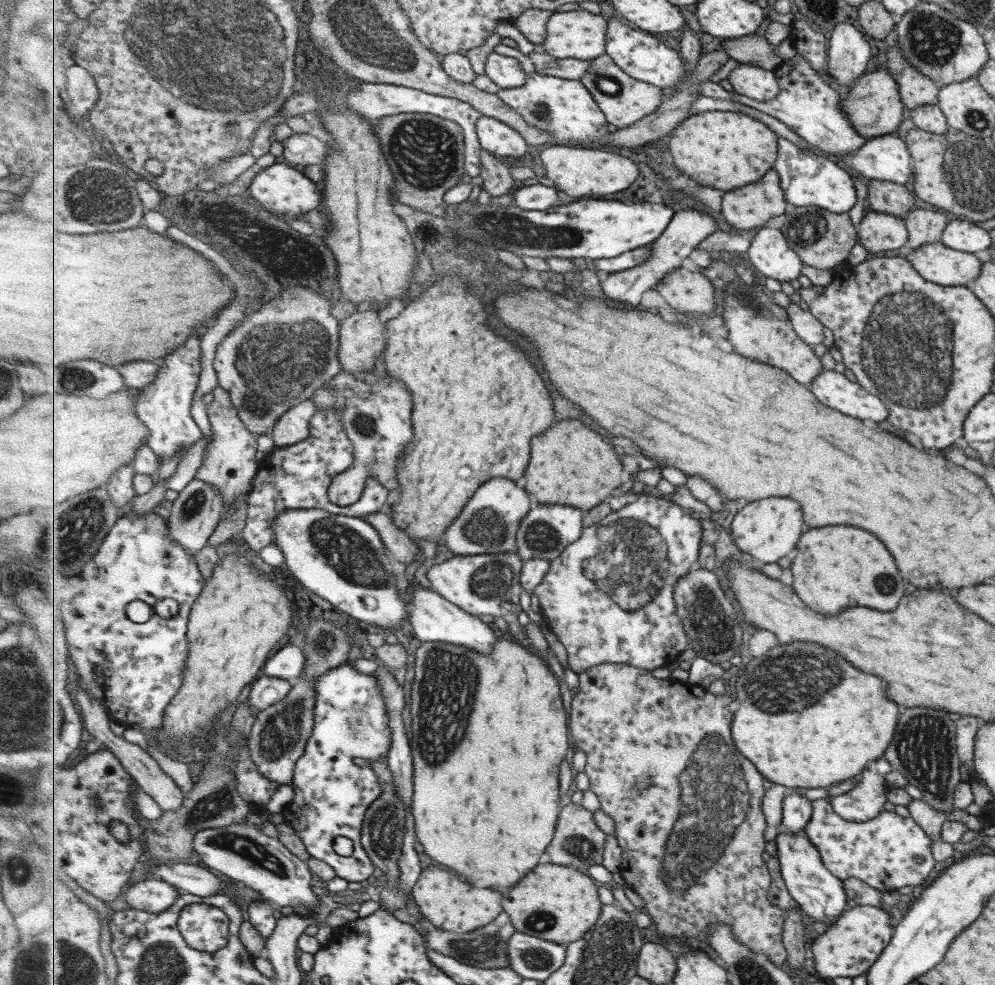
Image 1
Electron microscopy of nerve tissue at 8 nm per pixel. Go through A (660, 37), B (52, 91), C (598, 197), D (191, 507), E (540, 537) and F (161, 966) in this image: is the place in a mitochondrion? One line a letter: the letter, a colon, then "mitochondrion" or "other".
A: other
B: other
C: other
D: mitochondrion
E: mitochondrion
F: mitochondrion

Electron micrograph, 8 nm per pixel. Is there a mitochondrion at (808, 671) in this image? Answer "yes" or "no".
yes

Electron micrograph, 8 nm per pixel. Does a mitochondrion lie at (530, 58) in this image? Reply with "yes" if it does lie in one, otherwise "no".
no

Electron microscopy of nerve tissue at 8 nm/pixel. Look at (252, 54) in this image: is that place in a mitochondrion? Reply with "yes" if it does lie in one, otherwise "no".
yes

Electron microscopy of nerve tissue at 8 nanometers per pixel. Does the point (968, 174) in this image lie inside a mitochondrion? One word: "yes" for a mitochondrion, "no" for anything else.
yes

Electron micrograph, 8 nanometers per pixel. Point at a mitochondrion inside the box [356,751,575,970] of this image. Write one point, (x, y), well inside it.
(486, 949)

